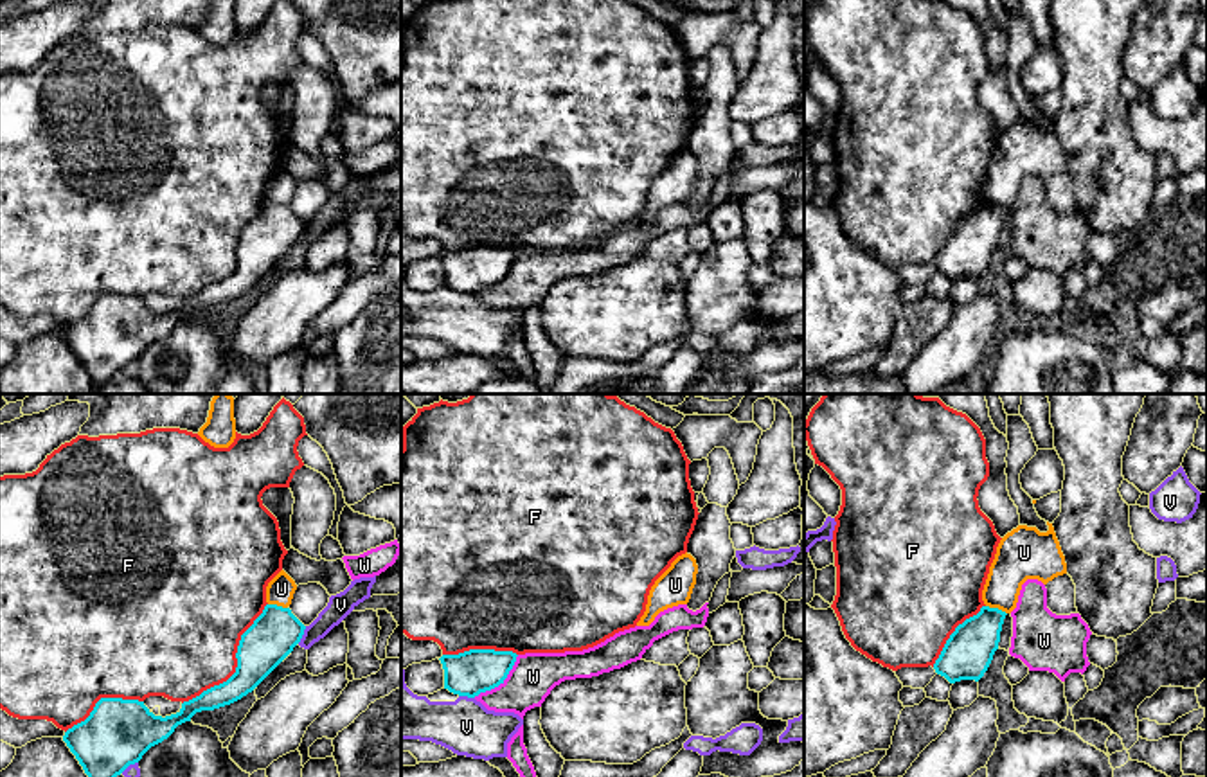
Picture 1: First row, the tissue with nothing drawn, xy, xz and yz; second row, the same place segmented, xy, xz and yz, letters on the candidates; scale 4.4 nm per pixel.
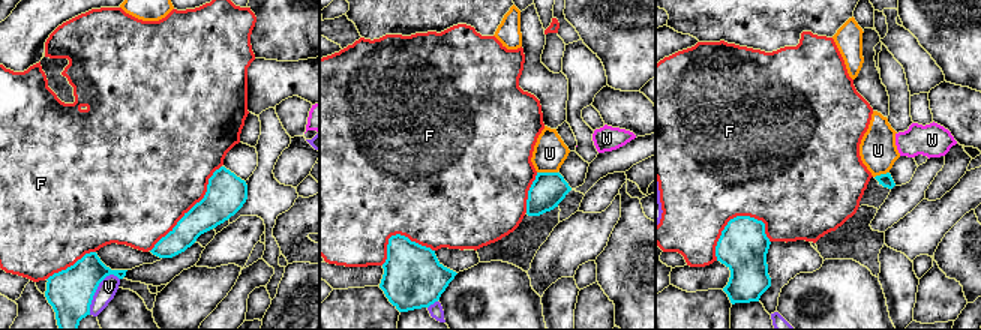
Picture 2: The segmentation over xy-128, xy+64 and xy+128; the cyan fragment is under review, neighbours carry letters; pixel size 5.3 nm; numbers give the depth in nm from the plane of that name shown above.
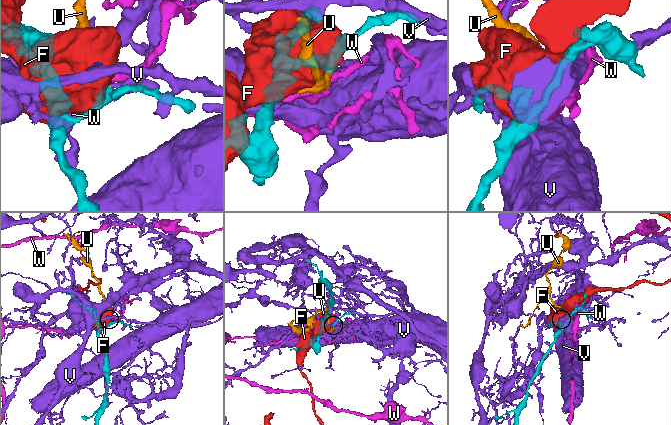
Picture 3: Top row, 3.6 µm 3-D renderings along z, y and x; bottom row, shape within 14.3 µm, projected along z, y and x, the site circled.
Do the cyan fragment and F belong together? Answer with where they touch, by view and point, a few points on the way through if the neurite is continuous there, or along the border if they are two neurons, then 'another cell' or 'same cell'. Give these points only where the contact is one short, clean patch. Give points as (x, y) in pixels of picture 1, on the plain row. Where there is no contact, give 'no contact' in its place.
meets cyan in xy at (238, 261); another cell

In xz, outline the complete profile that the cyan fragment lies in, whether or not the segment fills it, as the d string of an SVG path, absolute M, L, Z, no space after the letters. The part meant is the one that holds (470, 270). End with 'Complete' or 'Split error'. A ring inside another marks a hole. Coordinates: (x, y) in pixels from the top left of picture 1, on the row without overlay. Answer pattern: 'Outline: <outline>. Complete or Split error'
Outline: M469 246L459 252L443 252L444 286L475 295L504 281L516 259L513 248Z. Complete

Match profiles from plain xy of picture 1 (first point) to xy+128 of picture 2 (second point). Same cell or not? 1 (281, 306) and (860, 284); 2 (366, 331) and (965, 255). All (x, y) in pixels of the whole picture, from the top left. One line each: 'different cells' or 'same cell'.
1: different cells
2: same cell

